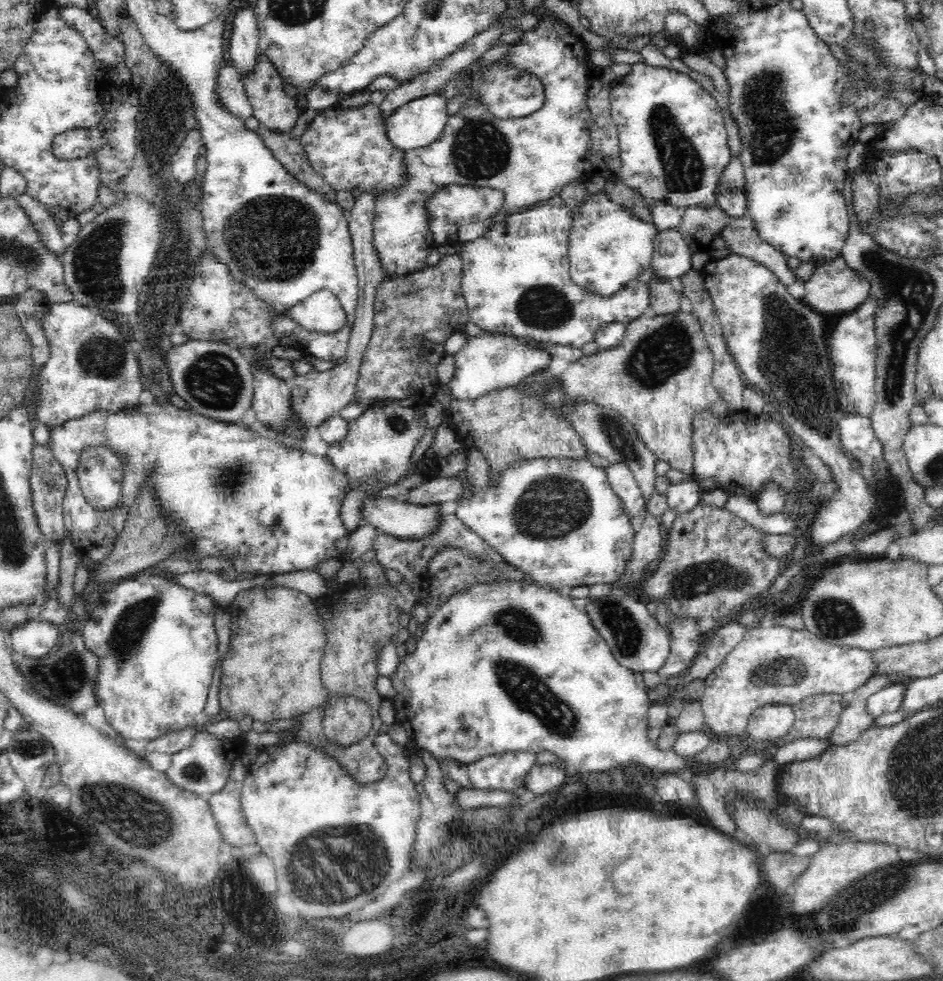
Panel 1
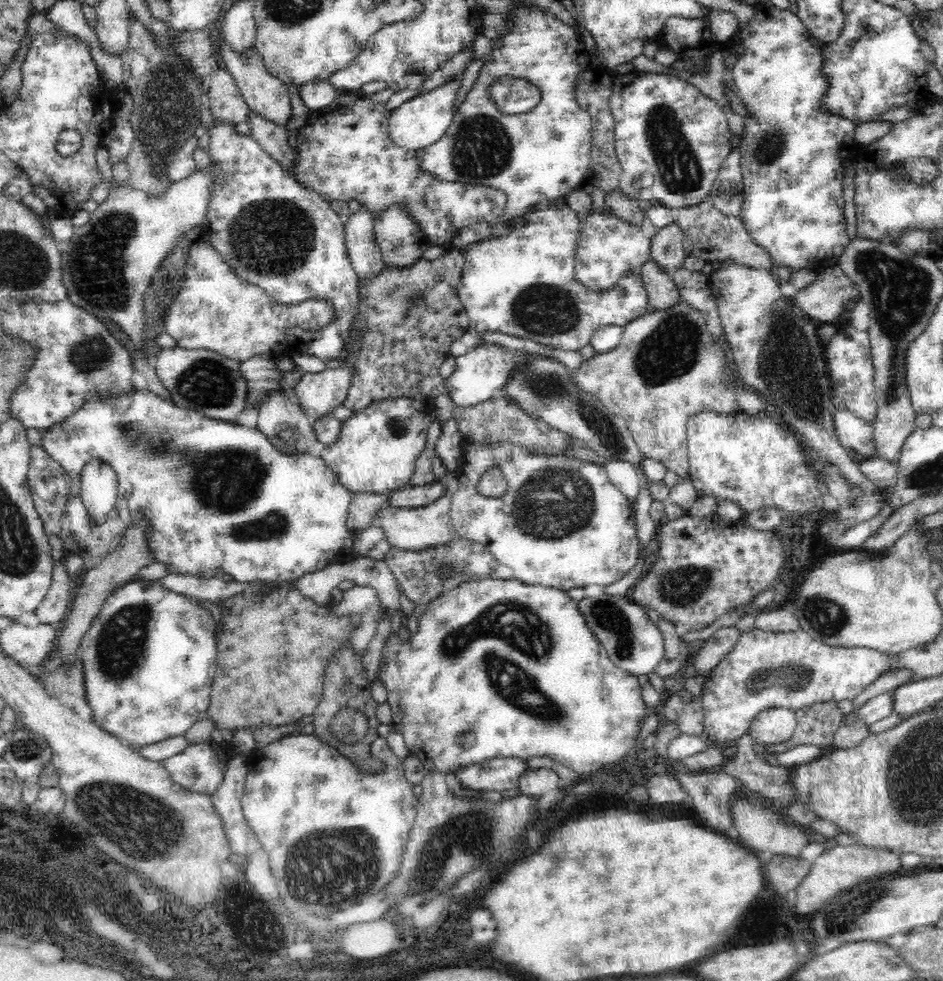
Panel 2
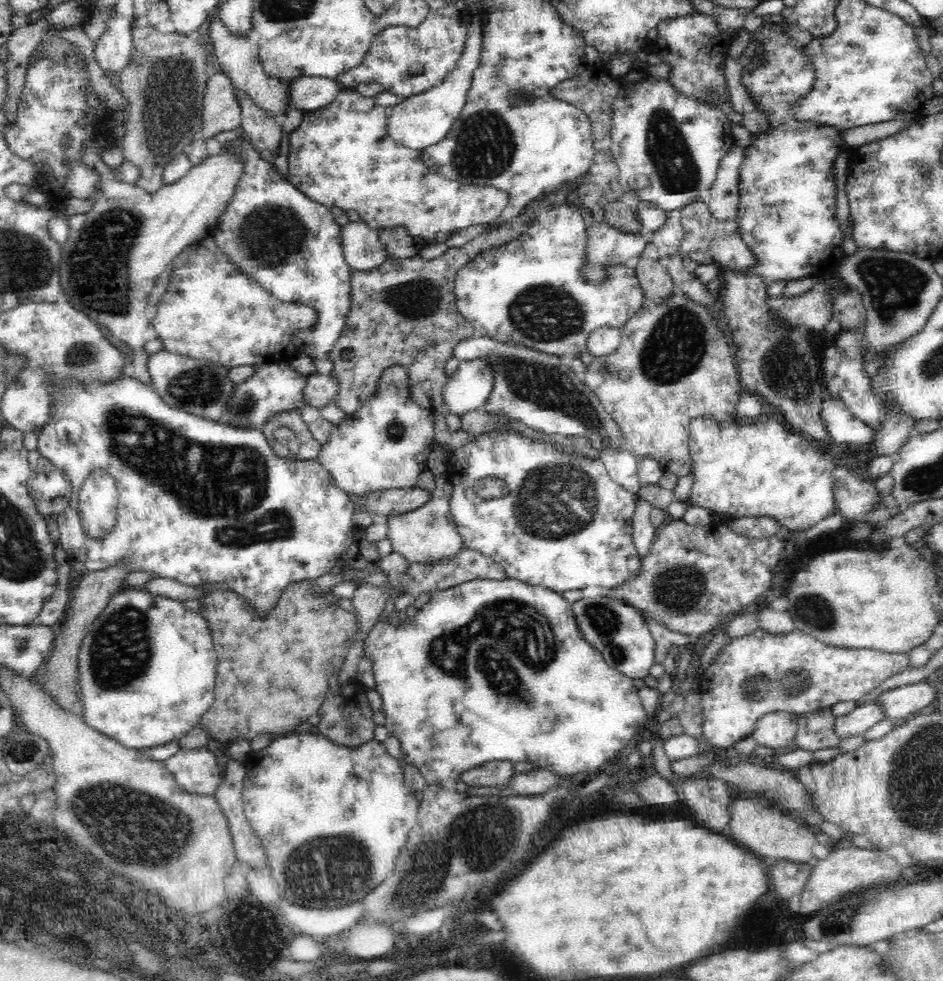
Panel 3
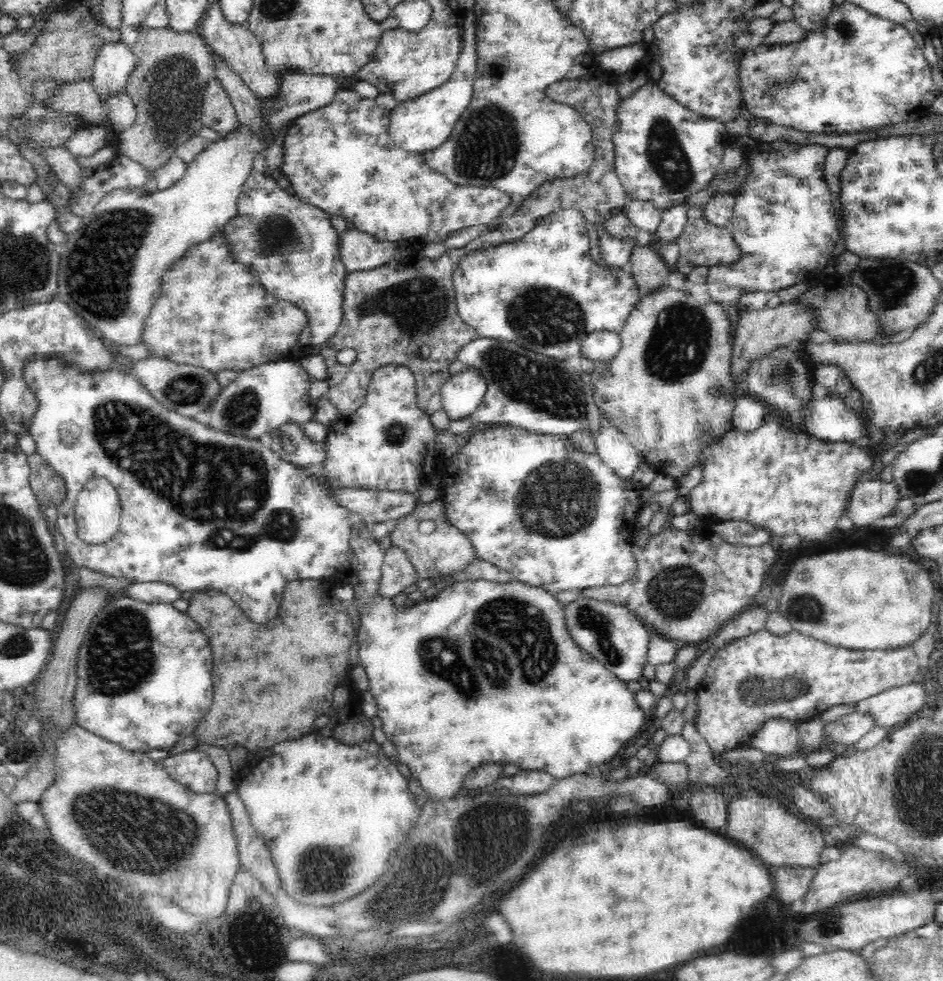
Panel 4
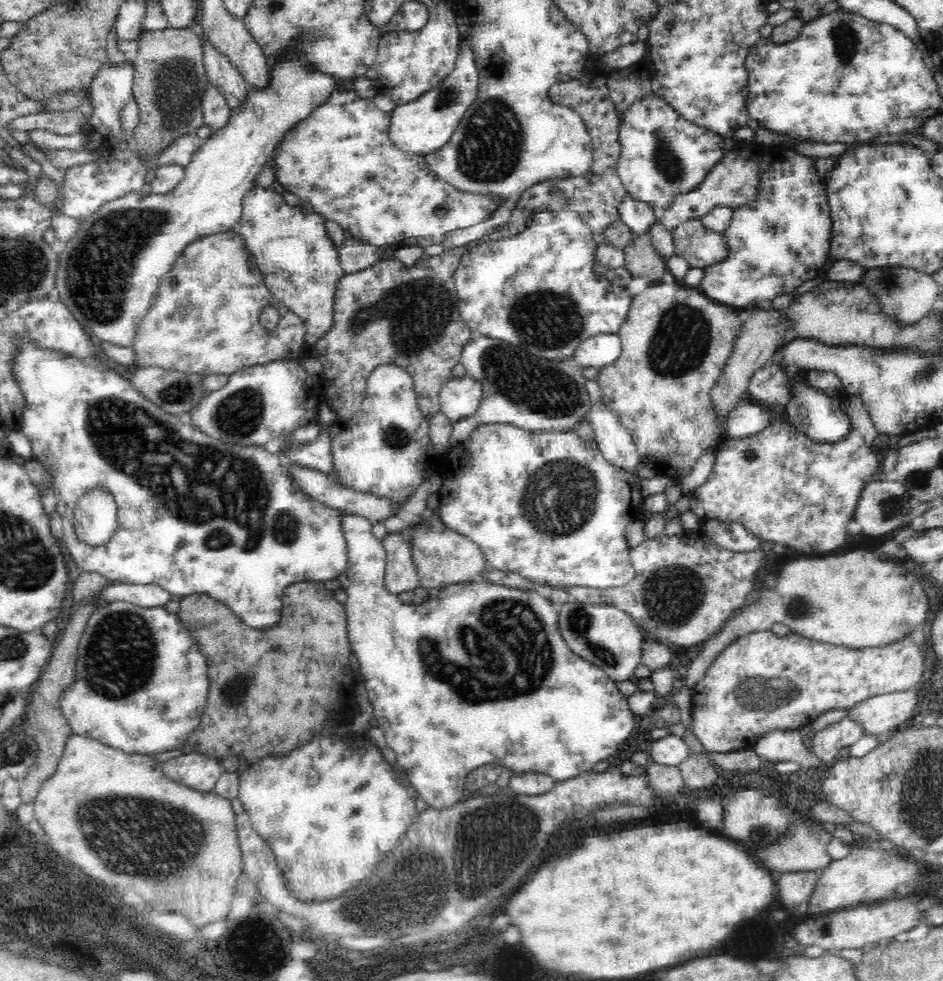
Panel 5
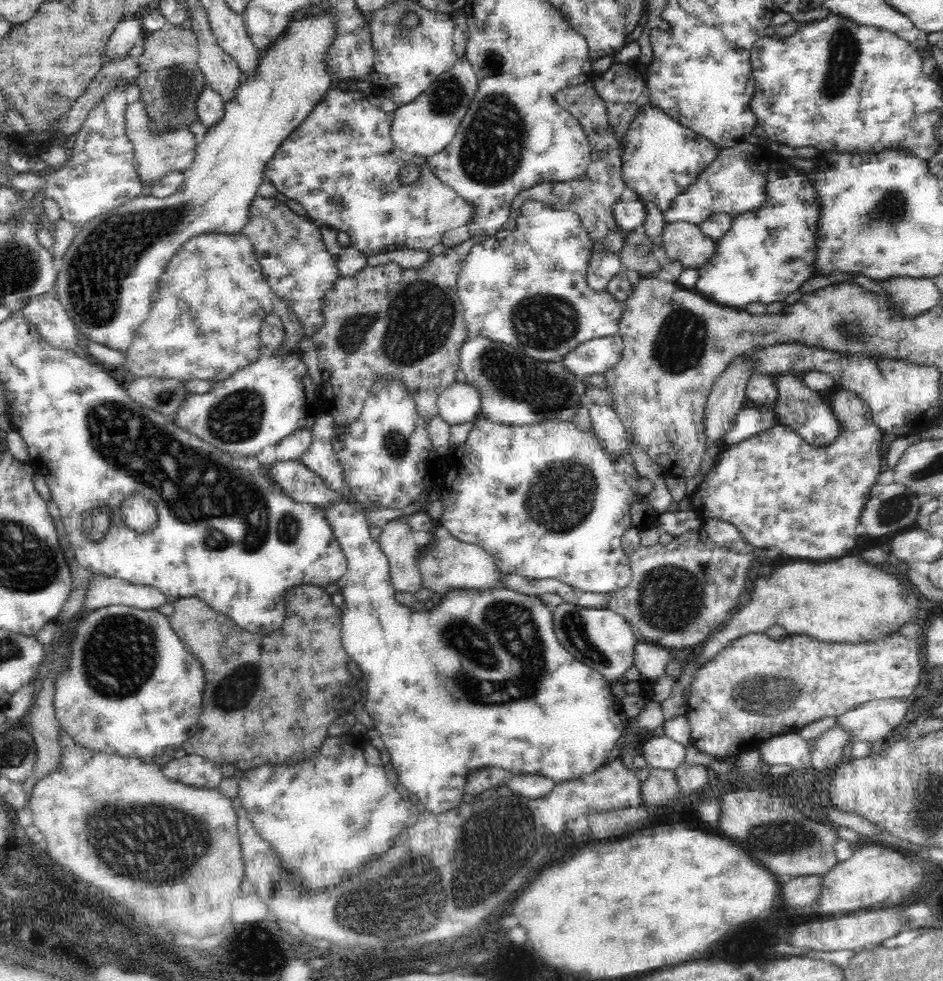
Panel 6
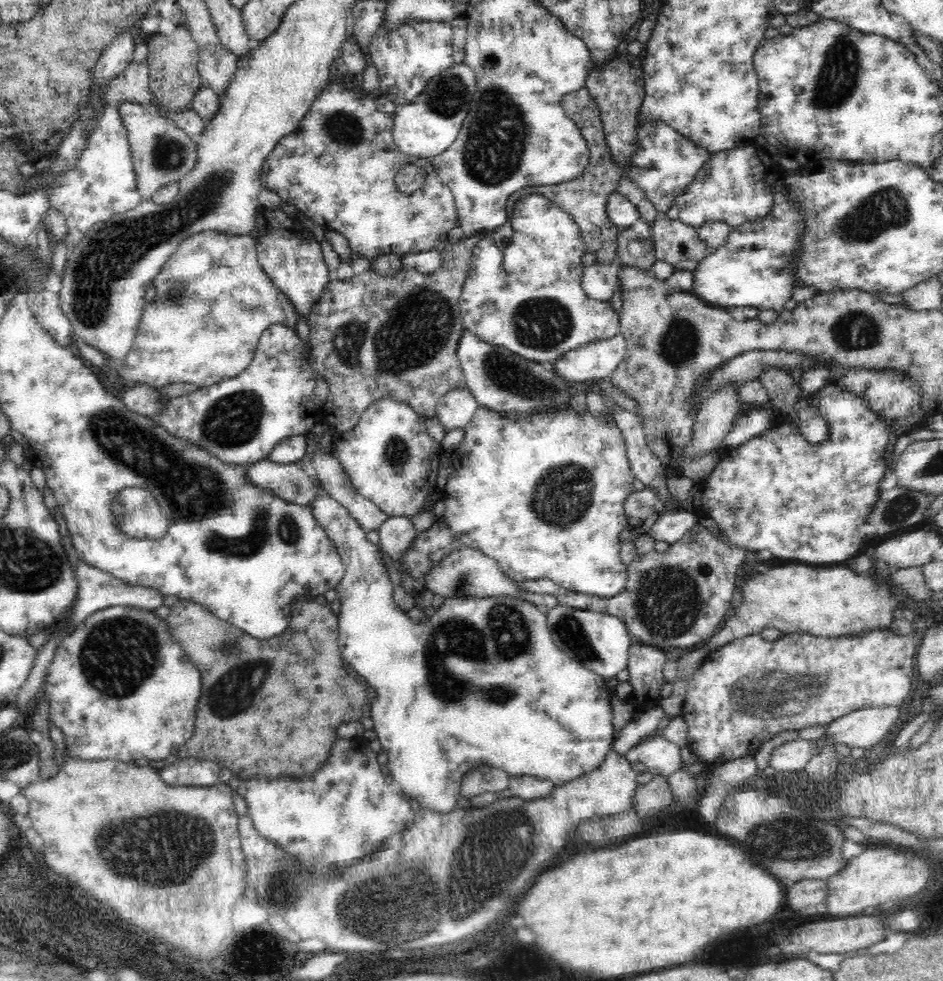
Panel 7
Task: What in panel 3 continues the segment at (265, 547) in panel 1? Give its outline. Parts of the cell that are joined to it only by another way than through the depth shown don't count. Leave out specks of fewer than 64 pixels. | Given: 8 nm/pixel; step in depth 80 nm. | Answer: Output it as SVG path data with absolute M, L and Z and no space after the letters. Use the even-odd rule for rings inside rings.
M126 375L124 379L120 380L120 382L112 382L110 386L107 384L102 384L98 382L86 383L82 385L76 386L52 386L52 395L56 397L56 404L52 406L55 408L55 414L53 418L49 420L49 422L44 423L38 430L35 430L37 434L37 451L40 454L47 458L56 468L64 471L64 474L70 479L70 482L73 484L71 488L71 495L69 503L67 504L66 508L63 508L57 514L57 524L59 527L60 537L59 542L63 546L64 551L67 552L68 557L71 560L79 560L86 570L89 572L96 572L98 569L107 568L108 565L114 565L116 561L123 559L126 557L126 561L130 561L132 563L132 572L140 572L142 570L147 570L152 576L156 578L171 578L172 580L181 581L182 584L203 584L203 583L217 583L223 586L225 590L235 592L238 596L245 597L246 600L250 601L252 605L254 605L254 609L257 610L258 614L261 616L266 616L270 609L275 605L275 602L278 601L280 594L286 586L294 581L303 581L306 579L314 579L318 578L320 574L323 574L325 571L330 572L334 566L345 566L351 562L351 558L349 556L349 548L351 547L353 541L353 522L352 516L354 514L354 501L355 495L350 495L348 492L344 492L341 488L338 488L336 484L333 483L333 476L326 472L325 468L322 468L320 461L318 460L301 460L296 458L290 457L280 457L273 451L270 446L269 441L264 436L264 433L258 429L254 428L236 428L230 424L218 424L218 421L207 420L204 417L194 416L193 413L183 412L180 408L174 408L172 405L168 405L162 400L162 397L153 389L152 386L146 385L142 383L136 378L131 378L130 376ZM94 468L104 468L106 472L109 472L112 477L115 479L115 486L119 492L119 504L118 508L115 513L115 524L113 527L107 531L102 537L94 537L90 538L88 532L85 532L84 527L82 527L80 513L79 510L79 490L81 489L83 480L86 480L86 476L88 473L91 472Z

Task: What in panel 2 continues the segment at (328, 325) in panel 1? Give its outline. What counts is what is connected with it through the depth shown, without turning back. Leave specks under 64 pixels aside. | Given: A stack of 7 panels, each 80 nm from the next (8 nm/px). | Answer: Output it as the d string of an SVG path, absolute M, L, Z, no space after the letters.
M210 241L190 247L189 256L186 276L183 276L186 283L181 284L182 292L177 292L164 316L164 332L176 341L176 347L205 348L240 363L256 354L268 354L277 359L289 356L290 346L283 338L288 326L315 331L335 321L333 304L324 297L293 305L283 305L270 298L260 287L236 276Z

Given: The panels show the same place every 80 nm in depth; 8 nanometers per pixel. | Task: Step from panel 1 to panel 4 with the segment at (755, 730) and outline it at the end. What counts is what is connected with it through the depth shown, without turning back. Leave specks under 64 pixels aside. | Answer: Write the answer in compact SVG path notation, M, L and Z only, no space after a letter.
M783 718L766 720L754 733L751 746L773 758L793 756L800 752L799 730L796 724Z

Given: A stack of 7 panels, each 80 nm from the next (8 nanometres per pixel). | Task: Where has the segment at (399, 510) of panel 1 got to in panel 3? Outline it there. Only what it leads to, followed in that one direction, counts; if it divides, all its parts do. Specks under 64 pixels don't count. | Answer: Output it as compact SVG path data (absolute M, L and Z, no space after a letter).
M442 472L428 503L410 512L392 514L392 518L388 518L387 538L393 551L404 556L408 562L422 564L448 560L458 554L464 548L464 543L451 519L449 500L452 494L453 484L450 484L449 476Z

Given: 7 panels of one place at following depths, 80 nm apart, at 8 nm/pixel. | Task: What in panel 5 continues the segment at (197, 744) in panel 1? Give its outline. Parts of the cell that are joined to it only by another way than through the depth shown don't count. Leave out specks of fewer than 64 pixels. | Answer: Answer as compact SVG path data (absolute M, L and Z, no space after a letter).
M191 753L176 756L162 762L162 770L166 778L185 784L196 791L210 792L214 790L222 765L215 758L205 753Z

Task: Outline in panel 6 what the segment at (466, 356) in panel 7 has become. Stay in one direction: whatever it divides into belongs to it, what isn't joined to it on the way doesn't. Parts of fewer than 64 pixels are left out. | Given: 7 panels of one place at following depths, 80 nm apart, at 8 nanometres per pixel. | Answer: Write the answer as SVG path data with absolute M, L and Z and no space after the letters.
M469 334L466 337L459 352L459 359L459 368L462 368L465 374L465 382L472 384L481 396L480 418L493 423L522 426L544 422L570 422L580 410L580 399L588 388L584 378L574 376L568 368L565 368L563 360L550 362L536 360L507 344L494 343L481 336L474 337Z

